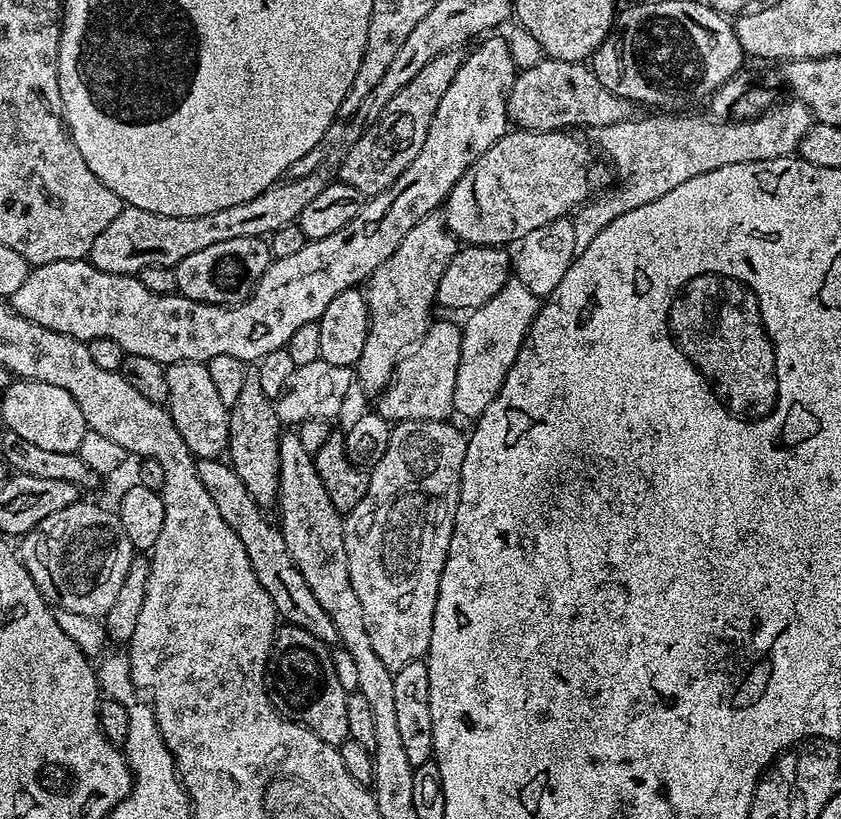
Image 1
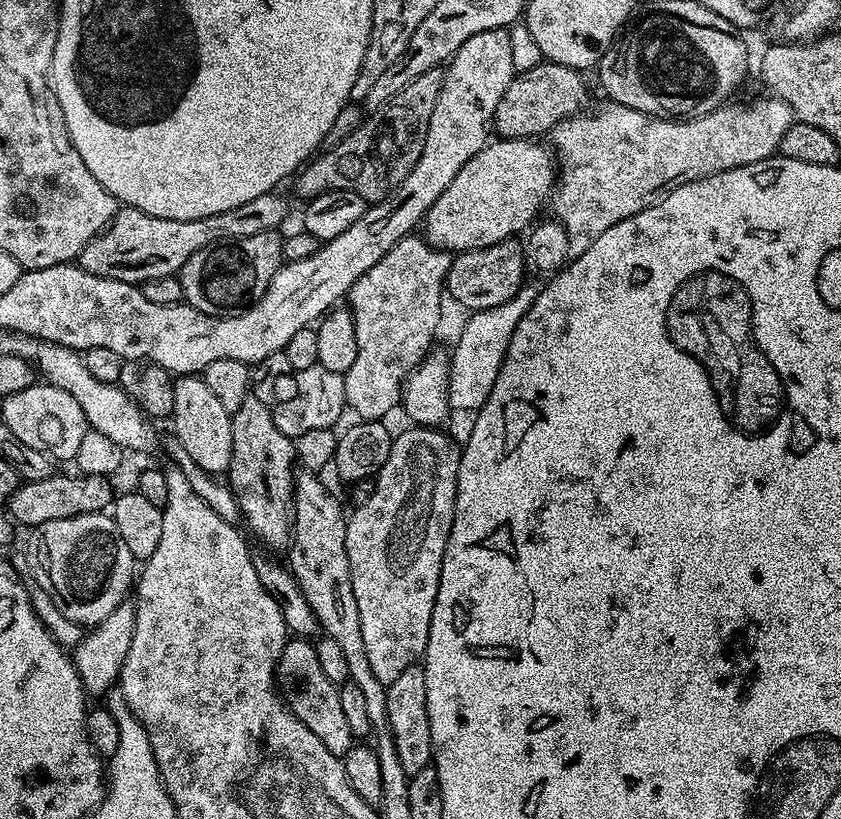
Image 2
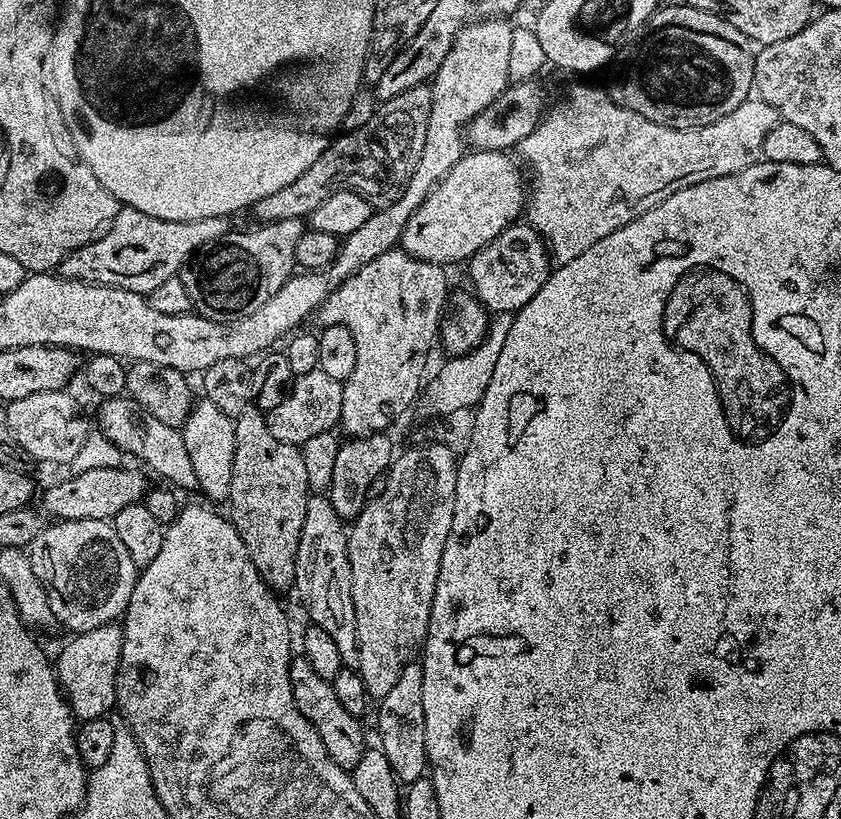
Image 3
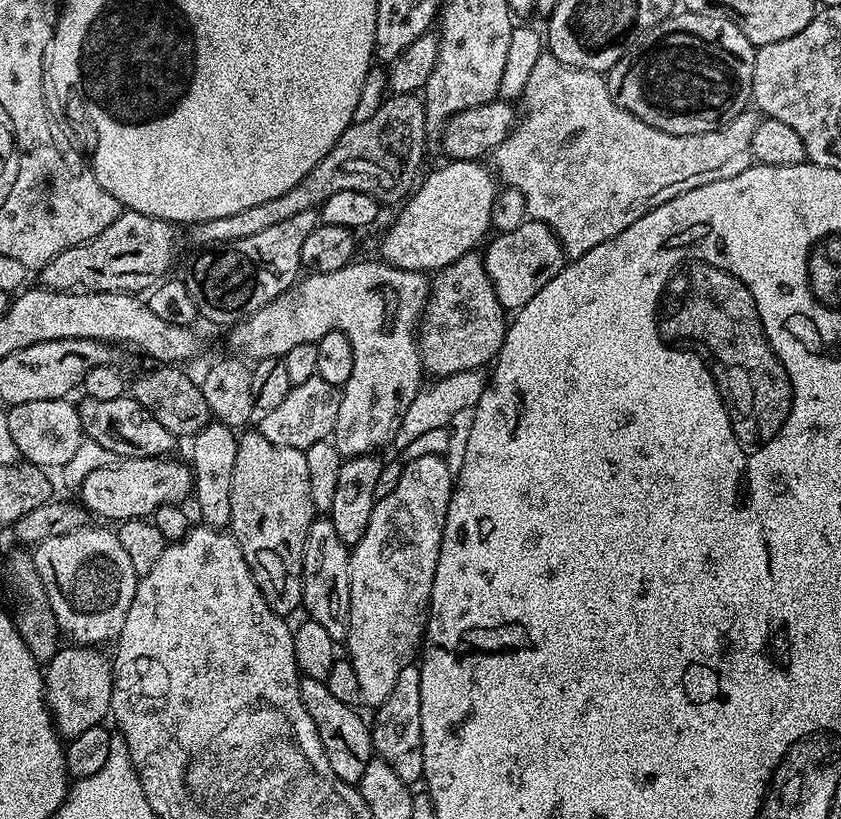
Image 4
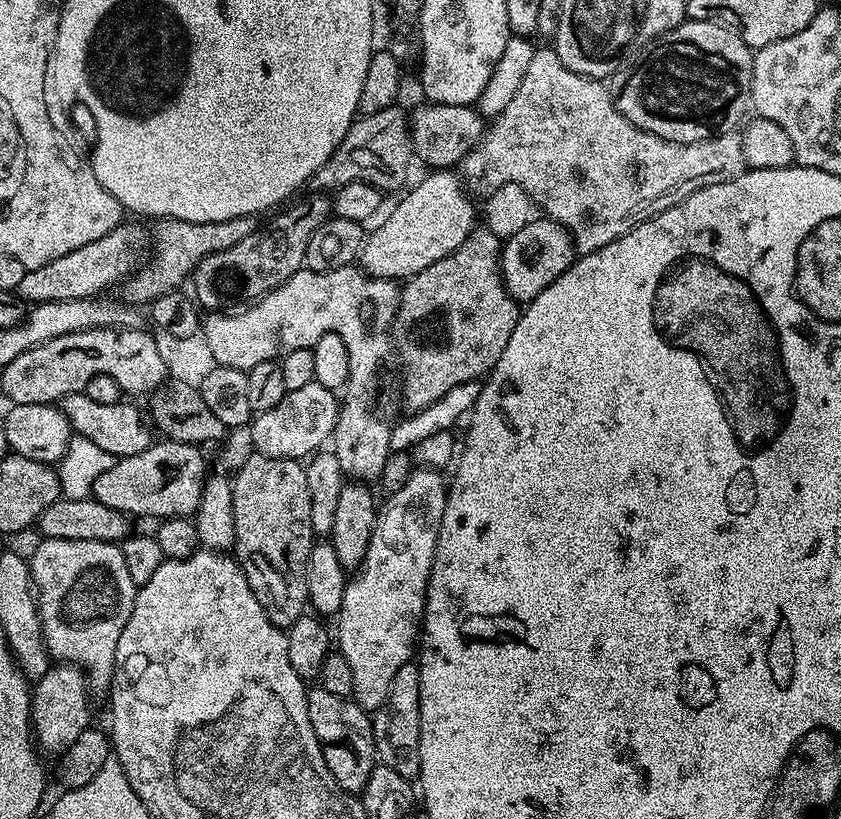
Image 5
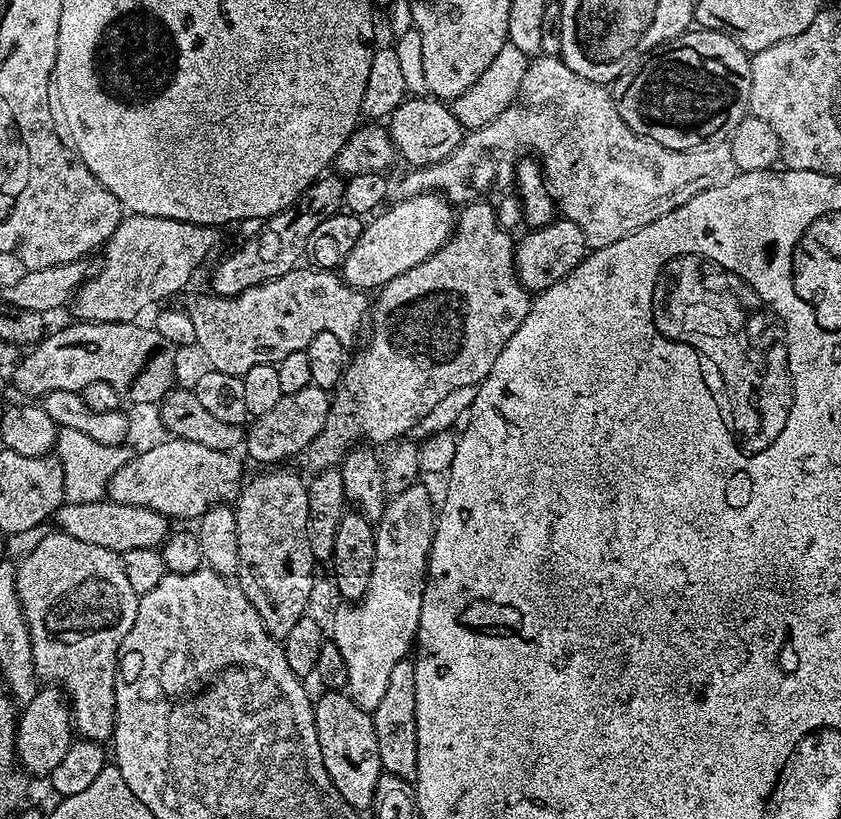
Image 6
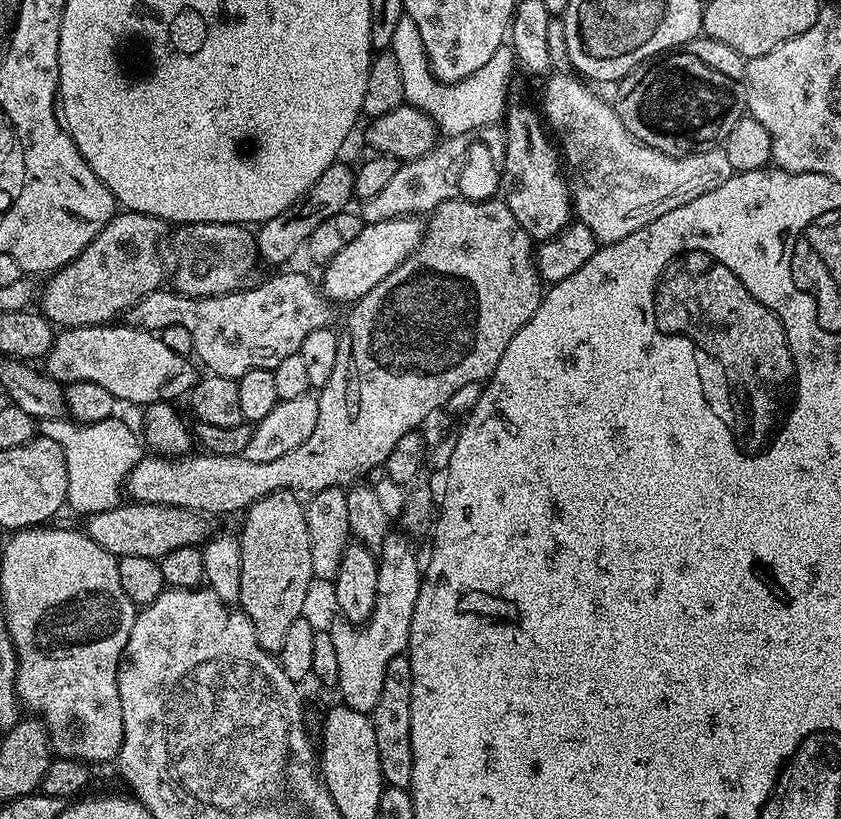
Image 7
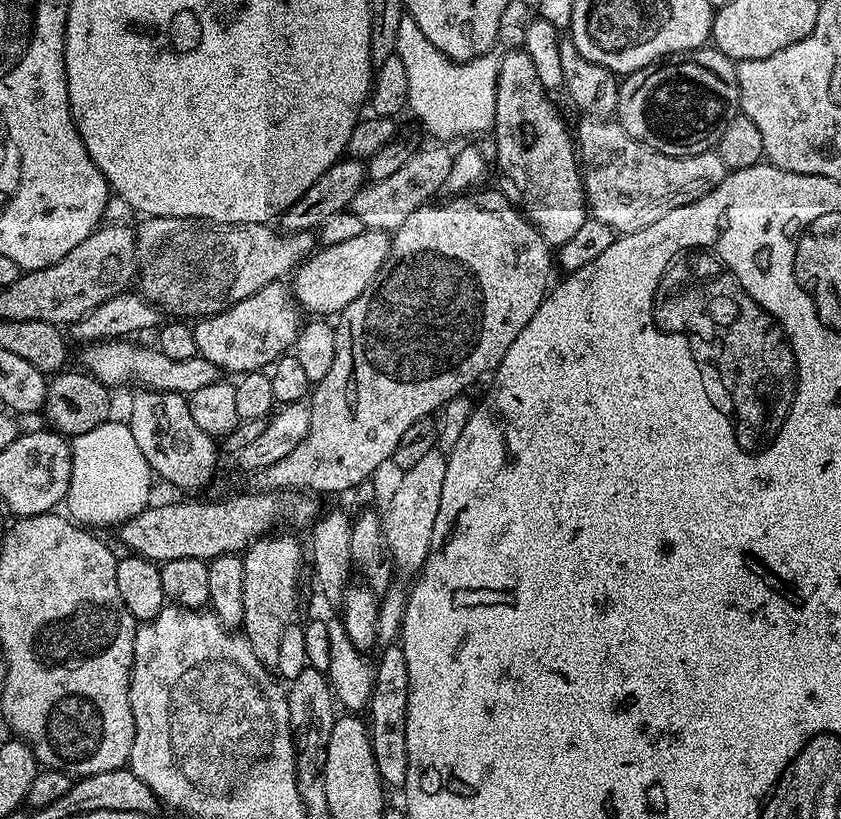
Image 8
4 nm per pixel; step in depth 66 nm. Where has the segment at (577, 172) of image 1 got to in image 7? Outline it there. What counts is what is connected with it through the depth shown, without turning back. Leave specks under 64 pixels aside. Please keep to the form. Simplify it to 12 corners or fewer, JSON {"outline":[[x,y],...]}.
{"outline":[[416,216],[365,224],[322,291],[355,302],[424,239]]}

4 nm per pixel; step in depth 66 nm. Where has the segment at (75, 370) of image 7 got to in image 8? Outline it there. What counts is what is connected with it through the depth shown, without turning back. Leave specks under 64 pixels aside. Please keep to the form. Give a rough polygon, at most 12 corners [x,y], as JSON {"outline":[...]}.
{"outline":[[121,338],[85,345],[109,388],[184,396],[221,379],[209,359],[176,360]]}

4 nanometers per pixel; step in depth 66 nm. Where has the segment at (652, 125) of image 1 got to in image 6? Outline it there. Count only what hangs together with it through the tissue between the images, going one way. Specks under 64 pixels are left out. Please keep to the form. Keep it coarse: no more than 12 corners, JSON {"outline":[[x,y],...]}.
{"outline":[[559,56],[399,195],[473,199],[531,153],[589,249],[738,174],[728,143],[666,150]]}

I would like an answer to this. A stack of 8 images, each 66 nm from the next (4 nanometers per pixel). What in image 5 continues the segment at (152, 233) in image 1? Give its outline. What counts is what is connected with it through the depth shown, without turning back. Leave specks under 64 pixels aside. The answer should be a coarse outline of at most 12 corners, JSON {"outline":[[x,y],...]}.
{"outline":[[147,227],[27,269],[29,305],[99,297],[145,263]]}

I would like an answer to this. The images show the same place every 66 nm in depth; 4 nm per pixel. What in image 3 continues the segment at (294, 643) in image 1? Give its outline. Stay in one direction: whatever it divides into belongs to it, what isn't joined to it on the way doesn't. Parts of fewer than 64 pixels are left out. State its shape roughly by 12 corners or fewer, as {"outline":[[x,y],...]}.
{"outline":[[308,660],[290,666],[294,706],[338,766],[358,766],[361,721]]}

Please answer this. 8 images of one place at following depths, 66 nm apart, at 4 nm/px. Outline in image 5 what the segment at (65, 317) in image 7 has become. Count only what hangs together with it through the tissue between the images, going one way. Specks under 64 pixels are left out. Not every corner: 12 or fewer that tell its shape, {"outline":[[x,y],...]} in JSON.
{"outline":[[255,216],[226,222],[164,218],[150,262],[119,285],[148,306],[177,291],[202,258],[258,231]]}

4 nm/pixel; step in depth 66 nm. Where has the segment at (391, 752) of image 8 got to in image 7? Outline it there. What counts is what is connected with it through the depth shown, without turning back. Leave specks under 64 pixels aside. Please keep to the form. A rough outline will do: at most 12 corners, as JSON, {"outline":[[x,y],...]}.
{"outline":[[390,658],[370,713],[378,762],[390,788],[411,789],[412,675]]}

